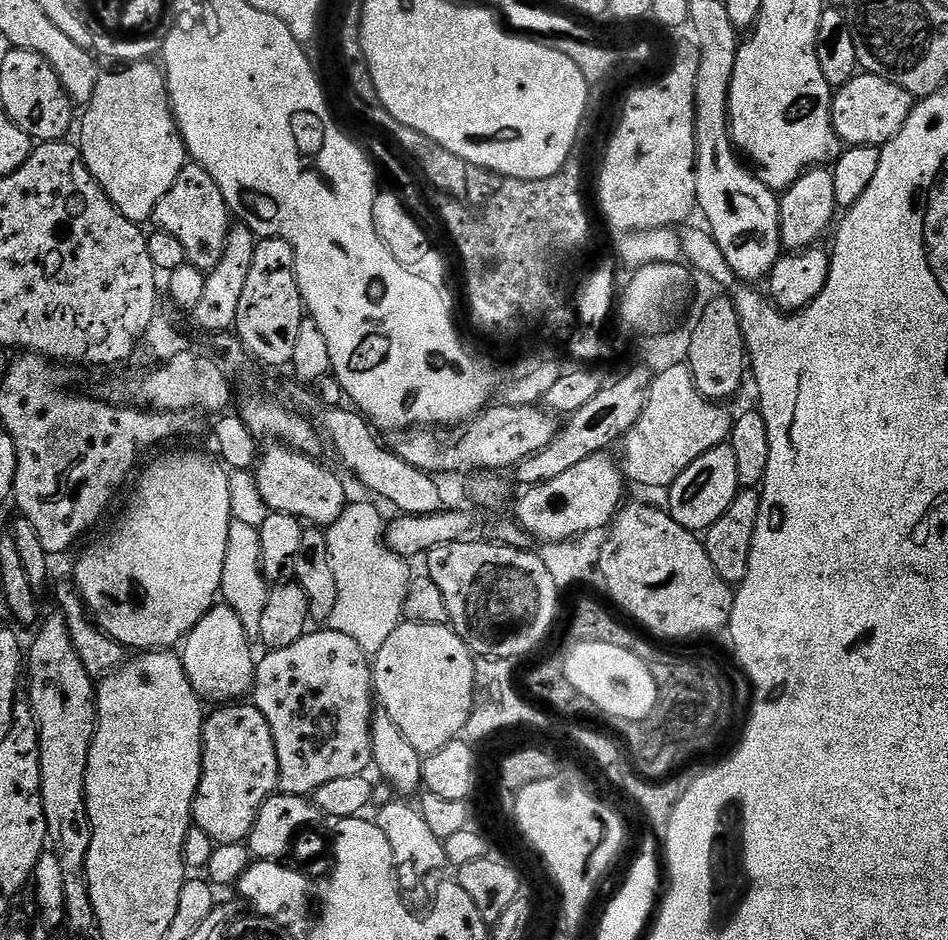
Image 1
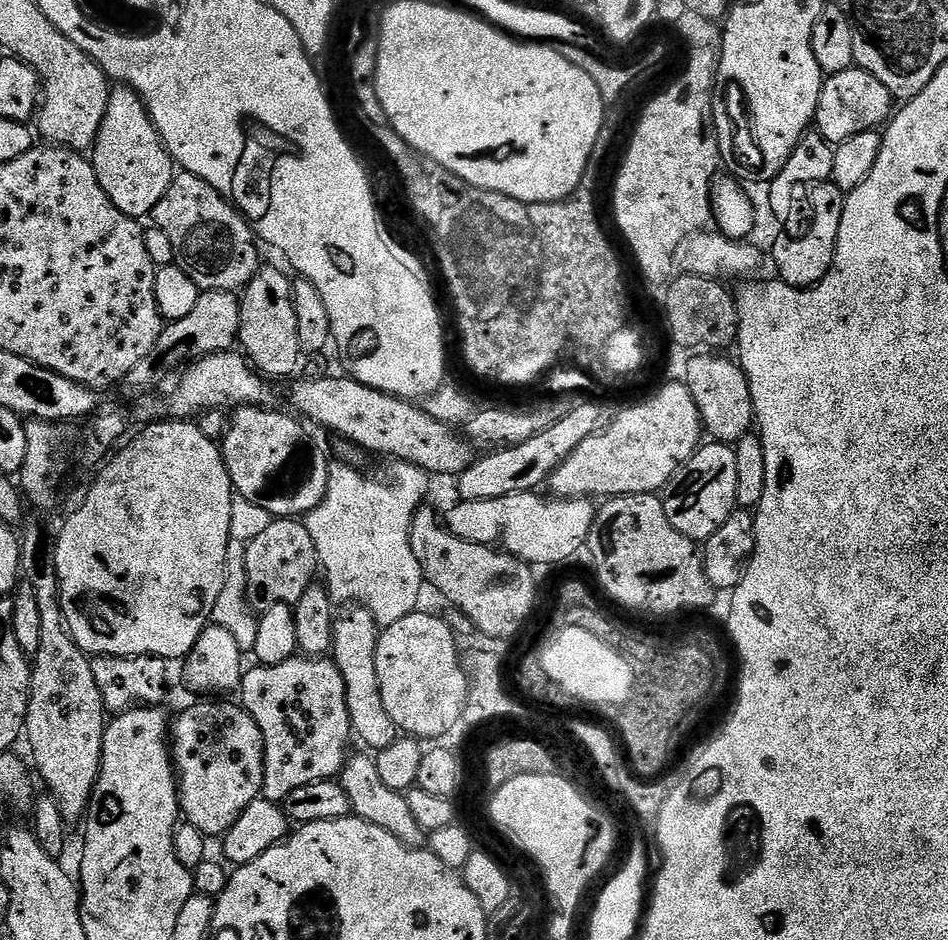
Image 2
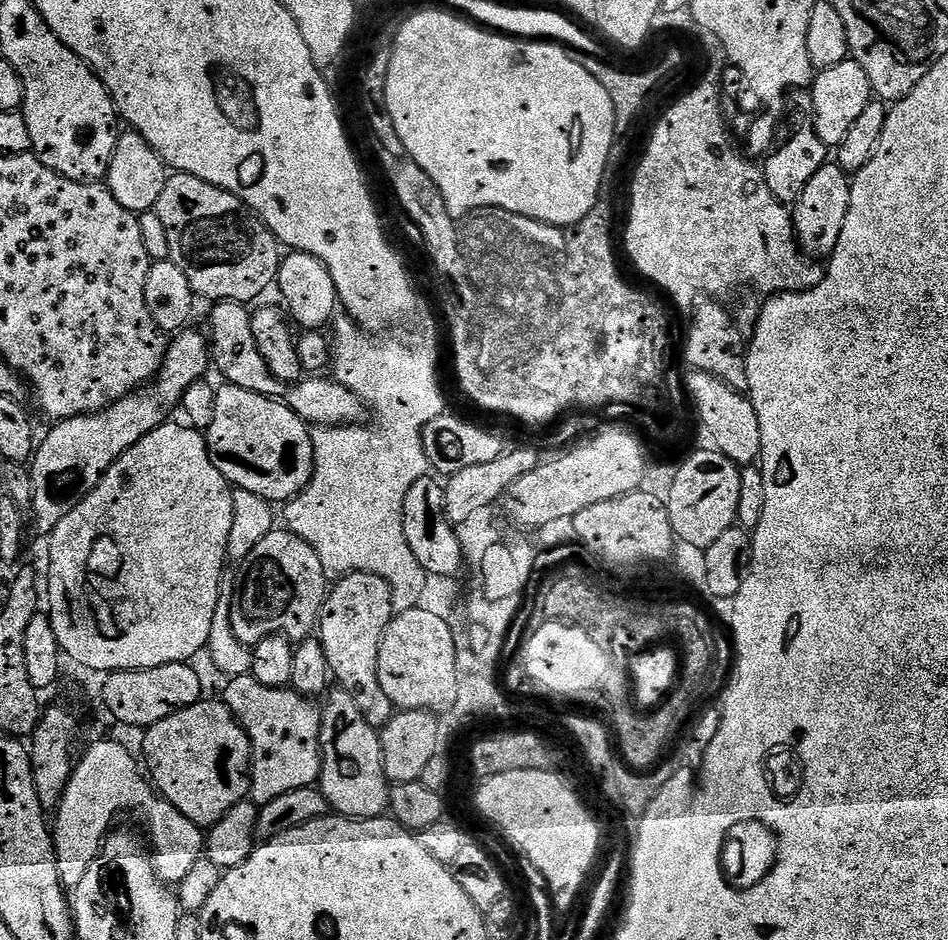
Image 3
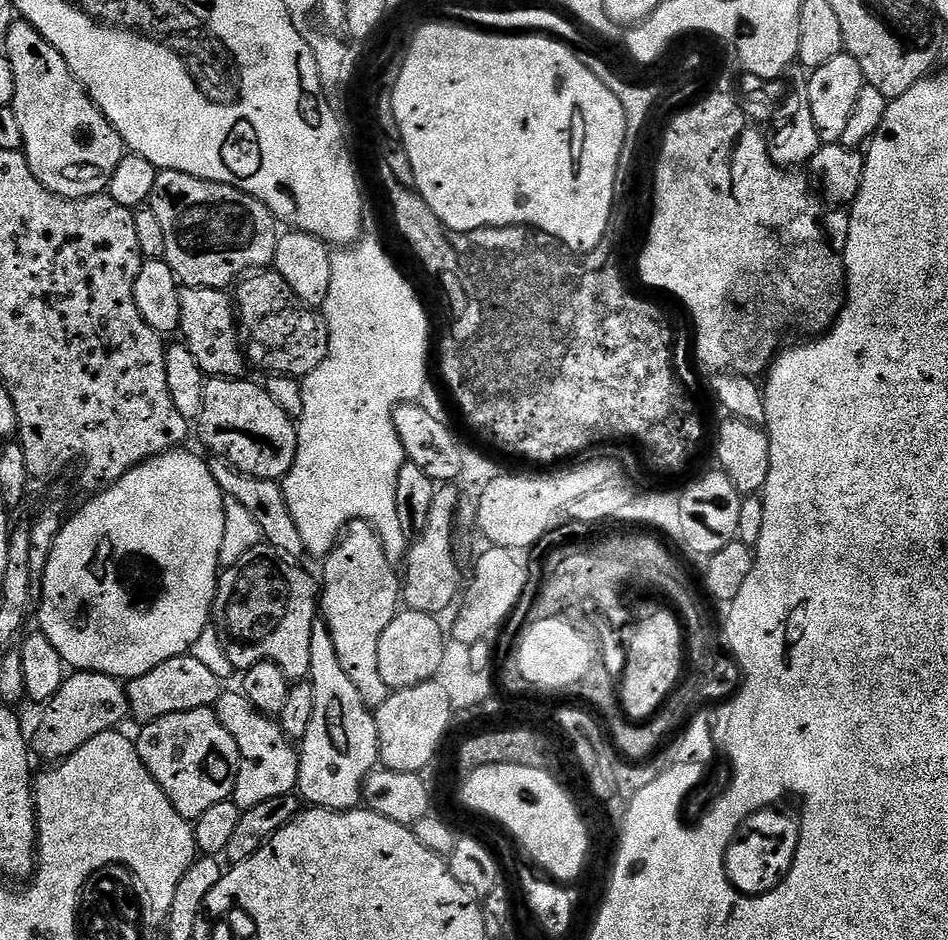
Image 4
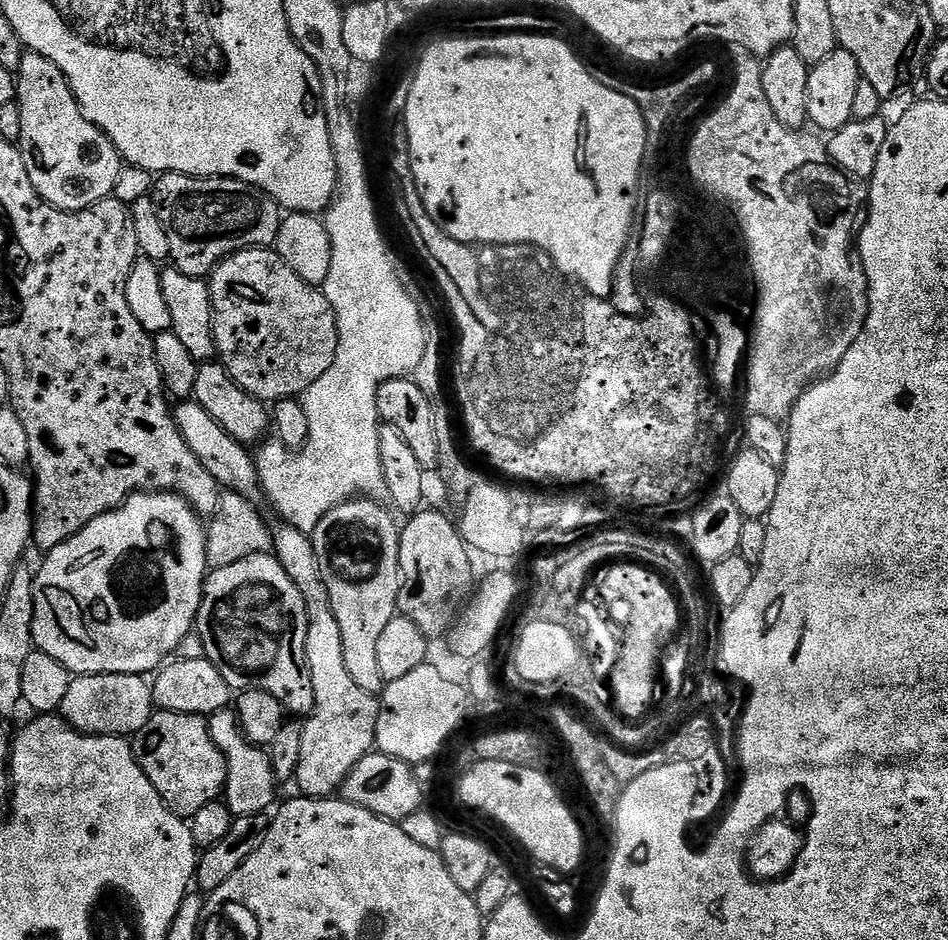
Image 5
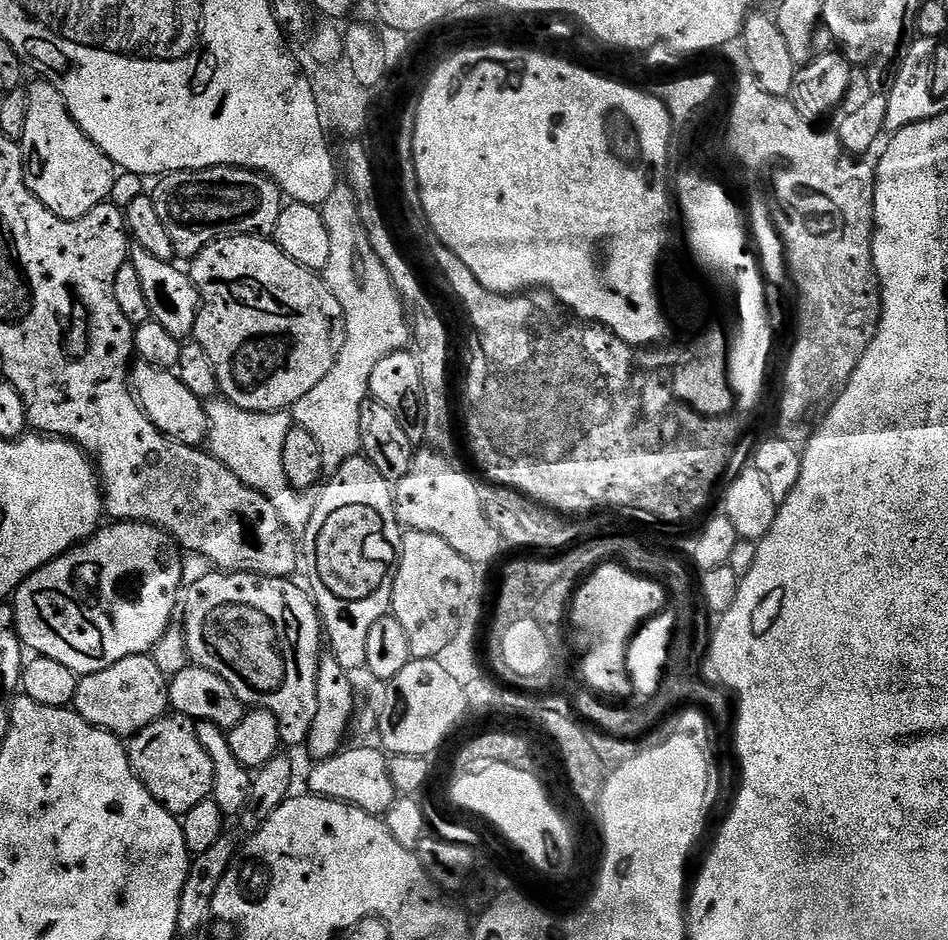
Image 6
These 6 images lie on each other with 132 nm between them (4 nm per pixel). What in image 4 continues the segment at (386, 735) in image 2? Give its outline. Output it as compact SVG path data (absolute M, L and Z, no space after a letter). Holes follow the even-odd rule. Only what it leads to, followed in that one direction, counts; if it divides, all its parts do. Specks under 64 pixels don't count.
M354 520L348 525L347 528L344 529L340 539L336 541L335 548L333 548L332 551L328 553L326 559L323 561L323 564L324 580L322 576L322 591L318 596L318 608L322 613L324 624L330 630L330 638L334 638L334 650L338 650L338 662L342 662L342 670L346 670L346 675L350 678L350 682L354 682L355 688L358 689L358 694L362 694L362 702L366 705L366 707L373 710L381 708L381 706L383 706L383 704L386 702L386 698L390 694L390 689L386 686L386 682L382 682L382 673L380 673L378 670L378 642L382 638L382 634L386 630L386 626L390 626L390 622L393 620L393 618L395 618L398 611L398 605L401 603L401 577L398 575L398 572L396 576L395 570L392 569L395 568L393 561L389 560L386 550L380 541L380 535L378 535L377 532L374 531L367 522L365 522L365 520Z

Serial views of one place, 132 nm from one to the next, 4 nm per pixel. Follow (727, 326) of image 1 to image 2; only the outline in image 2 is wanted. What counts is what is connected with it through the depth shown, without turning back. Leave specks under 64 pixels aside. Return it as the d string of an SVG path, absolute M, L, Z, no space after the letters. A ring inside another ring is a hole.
M696 354L691 357L689 362L689 374L687 380L687 386L690 390L690 394L694 398L694 402L698 406L698 410L700 411L700 418L703 424L703 427L706 429L707 435L708 432L713 441L719 442L721 444L727 444L729 446L735 445L736 441L742 439L743 436L749 435L753 431L754 428L754 413L752 411L752 395L750 394L750 386L748 385L748 379L746 378L746 374L743 370L740 369L739 363L735 359L727 360L726 357L722 356L724 354L714 354L718 356L698 356L702 354Z

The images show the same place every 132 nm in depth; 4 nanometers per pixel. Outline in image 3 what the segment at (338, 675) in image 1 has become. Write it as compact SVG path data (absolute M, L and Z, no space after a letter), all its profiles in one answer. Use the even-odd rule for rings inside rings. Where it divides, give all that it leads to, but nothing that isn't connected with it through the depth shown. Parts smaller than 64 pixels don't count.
M233 676L222 693L225 706L246 730L252 747L250 799L259 806L274 802L290 790L313 787L320 779L321 709L315 699L292 691L291 687L262 686L251 676Z

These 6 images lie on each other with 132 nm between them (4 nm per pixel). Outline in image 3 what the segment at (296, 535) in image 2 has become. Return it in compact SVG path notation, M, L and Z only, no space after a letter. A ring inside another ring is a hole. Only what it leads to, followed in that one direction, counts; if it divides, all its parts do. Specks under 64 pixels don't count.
M273 530L250 550L239 568L230 626L243 644L255 646L267 636L285 636L299 642L313 635L330 591L330 576L310 542L287 530Z

